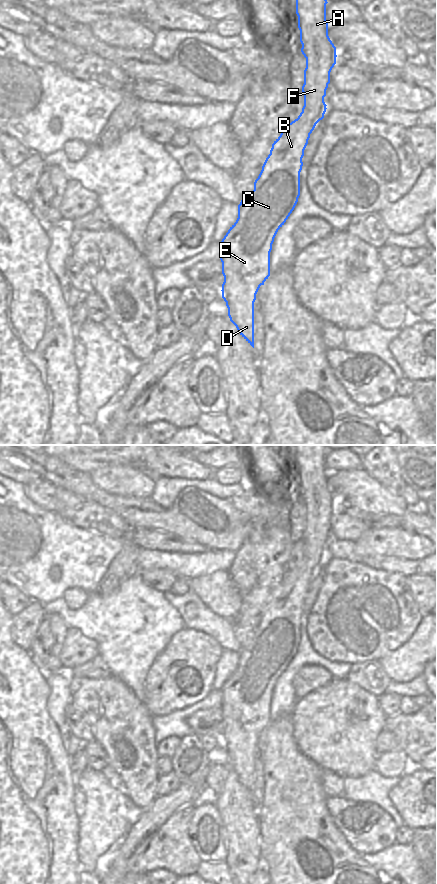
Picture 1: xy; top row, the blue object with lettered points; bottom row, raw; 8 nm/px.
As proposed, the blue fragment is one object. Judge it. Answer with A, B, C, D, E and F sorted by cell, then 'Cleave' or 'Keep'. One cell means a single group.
Groups: A B C D E F. Keep

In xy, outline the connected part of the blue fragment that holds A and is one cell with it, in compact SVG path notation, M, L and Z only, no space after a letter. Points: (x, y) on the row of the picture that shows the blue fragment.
M296 0L296 14L300 30L301 52L306 58L304 70L304 106L297 119L284 125L280 136L272 144L270 154L266 158L258 178L254 182L254 190L238 205L238 218L230 227L221 241L222 252L222 298L228 308L230 321L236 326L240 335L254 348L254 302L261 285L270 276L270 252L278 230L284 225L294 210L300 196L300 172L302 170L304 150L308 144L310 134L316 124L324 118L326 104L324 97L330 83L330 72L336 64L336 47L328 36L328 22L326 20L327 0Z

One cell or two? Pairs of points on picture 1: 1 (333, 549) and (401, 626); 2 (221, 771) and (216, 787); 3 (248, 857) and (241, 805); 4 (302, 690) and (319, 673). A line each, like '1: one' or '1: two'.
1: two
2: one
3: one
4: one

